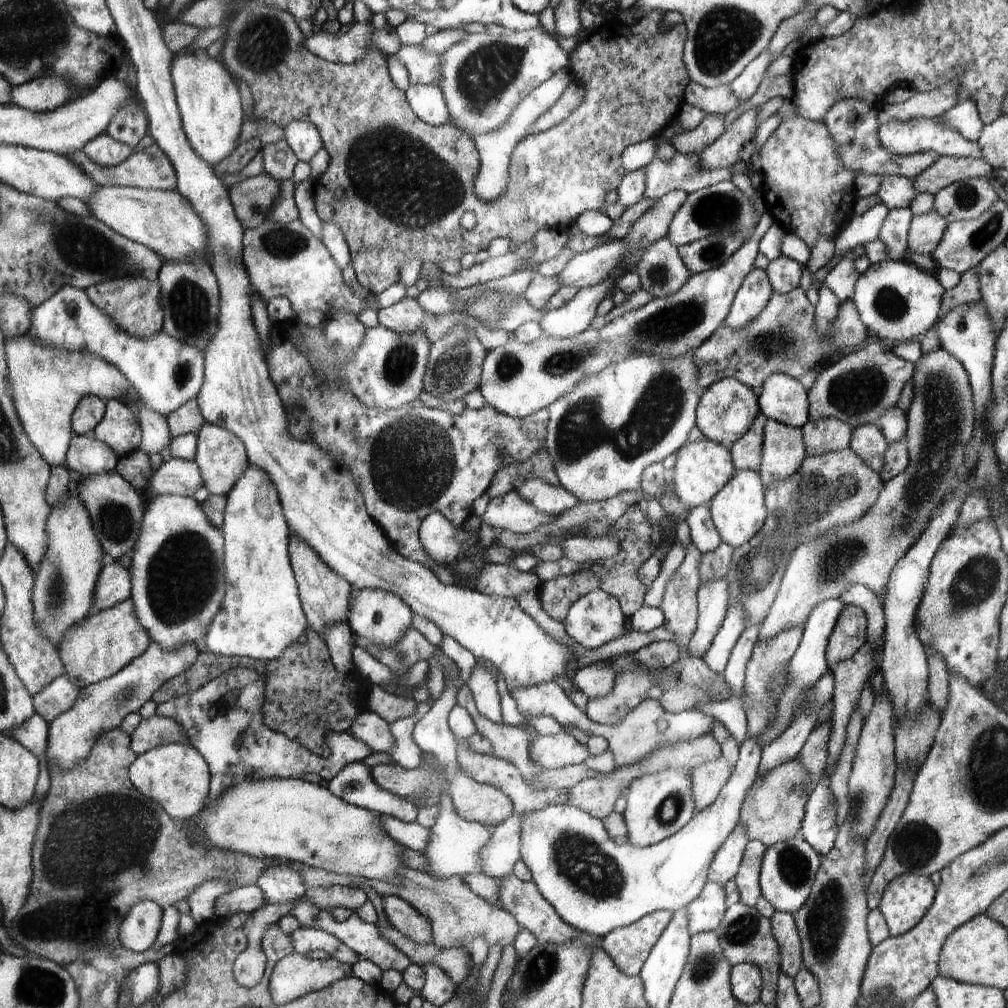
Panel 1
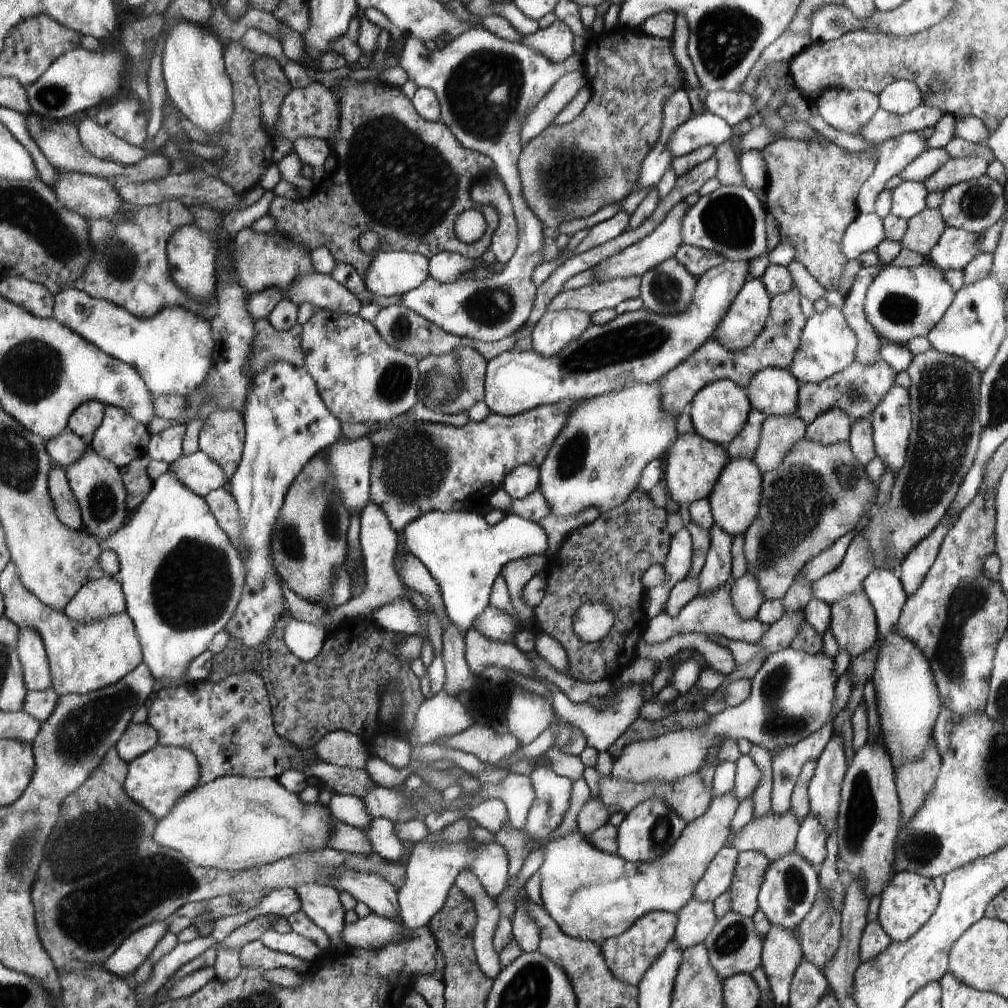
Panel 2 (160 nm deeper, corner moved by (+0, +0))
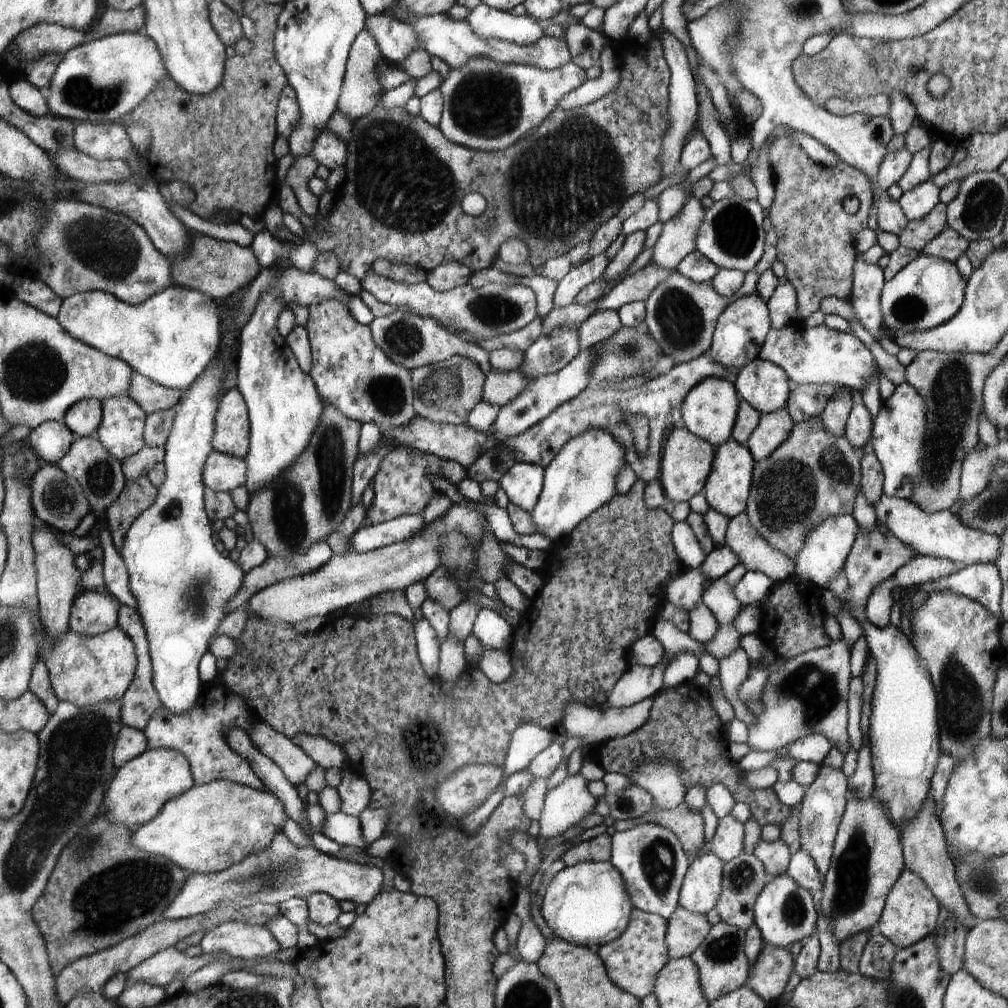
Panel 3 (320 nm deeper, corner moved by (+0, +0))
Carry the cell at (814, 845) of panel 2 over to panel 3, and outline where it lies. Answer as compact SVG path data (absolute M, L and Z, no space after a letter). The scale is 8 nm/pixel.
M798 848L796 854L791 854L787 873L791 874L792 880L796 880L796 884L810 890L810 895L815 905L818 906L822 897L823 882L810 852L804 852L802 848Z

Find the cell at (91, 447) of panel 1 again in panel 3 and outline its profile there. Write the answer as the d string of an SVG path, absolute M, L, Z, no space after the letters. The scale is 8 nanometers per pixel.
M65 420L44 423L32 431L28 442L42 463L58 464L76 438L65 427Z

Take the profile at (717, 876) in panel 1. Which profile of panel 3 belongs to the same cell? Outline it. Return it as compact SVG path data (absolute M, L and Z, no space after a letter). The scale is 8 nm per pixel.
M707 850L696 860L690 861L690 869L683 880L682 891L679 893L679 906L699 914L713 911L723 892L723 871L724 862L711 850Z

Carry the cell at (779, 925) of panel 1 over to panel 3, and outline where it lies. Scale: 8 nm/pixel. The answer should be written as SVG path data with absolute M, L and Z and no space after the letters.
M765 944L752 964L752 978L746 985L770 1005L783 997L794 968L795 959L788 949Z

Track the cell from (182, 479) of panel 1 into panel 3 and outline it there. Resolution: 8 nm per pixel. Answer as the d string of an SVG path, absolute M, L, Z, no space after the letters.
M212 450L206 463L203 480L208 490L228 492L246 484L246 462Z

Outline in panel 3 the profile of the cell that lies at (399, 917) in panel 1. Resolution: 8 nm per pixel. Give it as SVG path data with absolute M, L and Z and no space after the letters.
M280 833L264 852L251 854L242 863L215 874L192 873L179 898L167 908L163 918L178 920L205 915L215 907L246 908L259 902L278 905L295 897L306 899L314 892L328 894L338 902L367 906L382 892L383 880L382 870L377 867L338 860L313 846L294 846L284 833Z

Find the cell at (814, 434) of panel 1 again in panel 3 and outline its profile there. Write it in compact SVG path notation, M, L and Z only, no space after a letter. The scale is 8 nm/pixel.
M848 389L844 390L844 392L834 394L828 400L828 404L820 416L820 422L822 422L824 430L830 432L832 436L843 436L846 430L848 416L850 416L856 400L857 397Z

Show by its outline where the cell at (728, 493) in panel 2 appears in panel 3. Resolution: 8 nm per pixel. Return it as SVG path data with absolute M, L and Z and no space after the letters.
M733 439L728 440L726 444L716 450L714 470L707 480L703 496L712 510L716 510L722 516L726 516L728 520L732 520L747 510L747 502L751 498L754 483L755 462L752 454L748 452L748 448Z

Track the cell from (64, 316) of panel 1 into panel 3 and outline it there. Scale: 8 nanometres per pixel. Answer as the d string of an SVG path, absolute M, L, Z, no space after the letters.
M179 285L152 296L138 306L128 305L106 292L76 293L62 299L56 320L76 340L126 361L135 372L154 384L181 393L207 371L222 342L222 325L214 298Z

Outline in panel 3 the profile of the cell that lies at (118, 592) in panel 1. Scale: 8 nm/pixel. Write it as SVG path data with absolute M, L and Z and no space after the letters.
M79 593L71 610L70 628L80 636L104 635L118 626L121 603L110 593Z

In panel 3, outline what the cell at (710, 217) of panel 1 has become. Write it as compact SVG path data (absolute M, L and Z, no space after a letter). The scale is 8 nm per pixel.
M736 194L714 201L713 205L704 210L703 227L700 228L697 250L714 262L719 268L735 269L747 274L760 262L764 254L767 218L757 200L745 200Z

